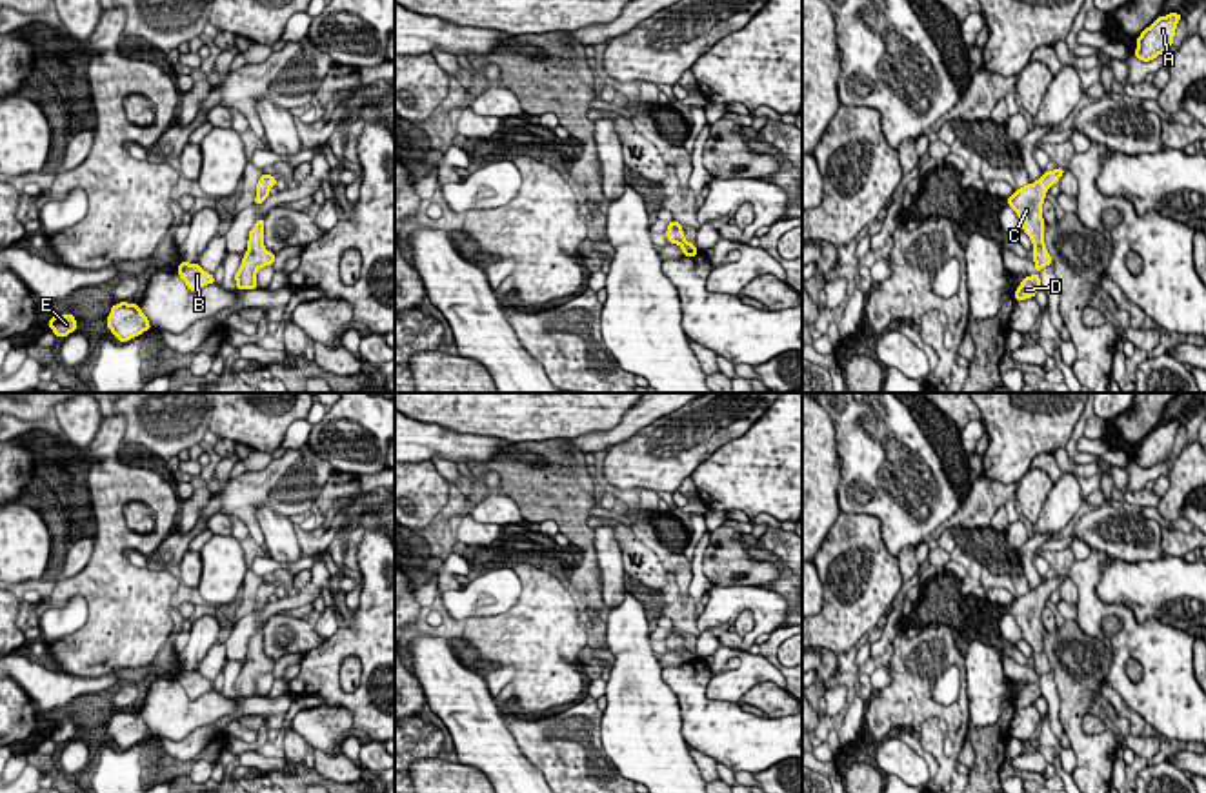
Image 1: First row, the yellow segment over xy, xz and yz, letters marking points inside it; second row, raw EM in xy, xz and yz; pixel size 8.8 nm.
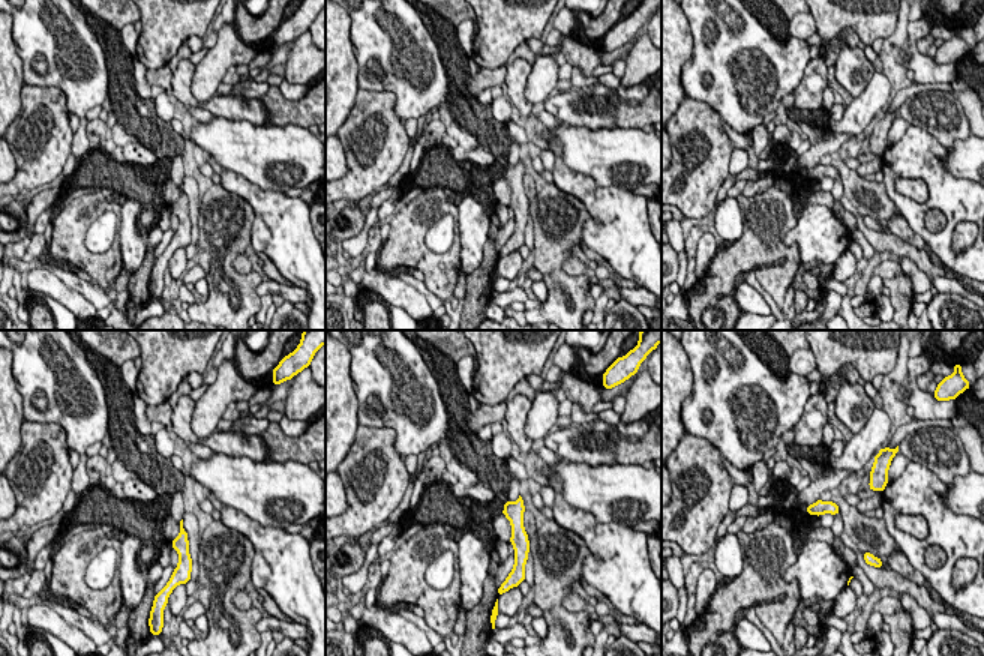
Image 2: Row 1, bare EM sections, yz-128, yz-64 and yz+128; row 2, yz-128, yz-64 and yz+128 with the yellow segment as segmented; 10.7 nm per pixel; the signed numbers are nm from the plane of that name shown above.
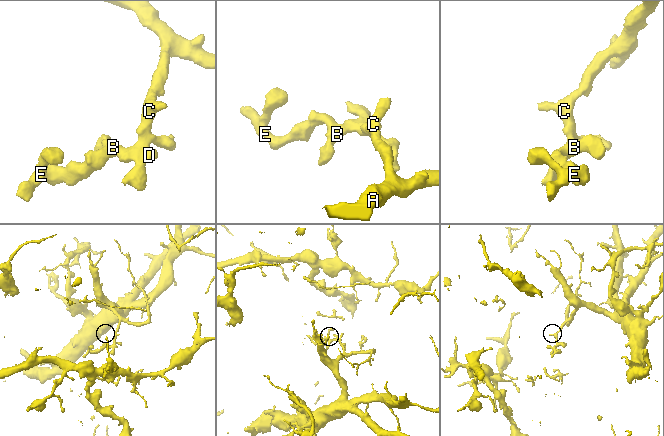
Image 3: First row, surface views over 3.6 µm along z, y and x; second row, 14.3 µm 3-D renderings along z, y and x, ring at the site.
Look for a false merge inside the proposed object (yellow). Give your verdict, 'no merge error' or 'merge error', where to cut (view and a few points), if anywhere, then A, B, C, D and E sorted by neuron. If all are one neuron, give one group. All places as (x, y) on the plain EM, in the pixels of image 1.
no merge error | no cut | A B C D E

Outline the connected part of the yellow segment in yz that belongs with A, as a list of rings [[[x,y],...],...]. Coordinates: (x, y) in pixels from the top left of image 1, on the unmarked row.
[[[1170,420],[1168,424],[1159,424],[1150,435],[1146,435],[1137,446],[1135,464],[1142,469],[1150,469],[1159,462],[1166,460],[1173,451],[1177,431],[1182,424],[1179,420]]]

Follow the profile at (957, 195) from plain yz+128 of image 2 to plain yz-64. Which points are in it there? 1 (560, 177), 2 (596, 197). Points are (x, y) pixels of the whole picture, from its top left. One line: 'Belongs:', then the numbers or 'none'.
Belongs: 1, 2

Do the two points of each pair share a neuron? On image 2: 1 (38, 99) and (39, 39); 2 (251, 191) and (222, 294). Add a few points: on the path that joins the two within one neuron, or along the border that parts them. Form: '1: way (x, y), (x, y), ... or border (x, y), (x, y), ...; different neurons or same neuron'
1: border (24, 83), (57, 86), (65, 96), (66, 107); different neurons
2: border (221, 183), (249, 204), (254, 215), (251, 236); different neurons

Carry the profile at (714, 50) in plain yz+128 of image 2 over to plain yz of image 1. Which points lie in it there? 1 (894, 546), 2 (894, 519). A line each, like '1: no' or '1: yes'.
1: yes
2: yes

